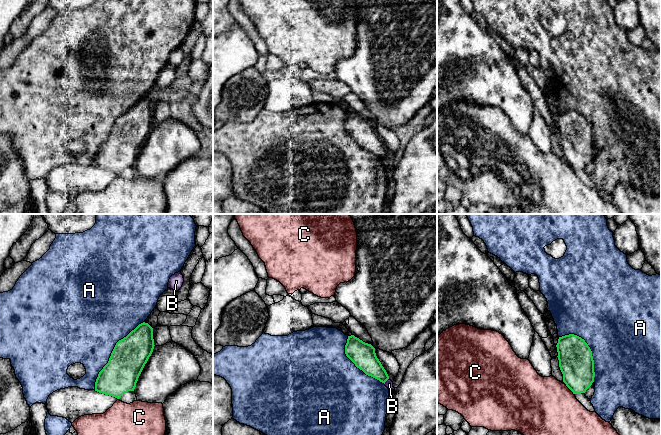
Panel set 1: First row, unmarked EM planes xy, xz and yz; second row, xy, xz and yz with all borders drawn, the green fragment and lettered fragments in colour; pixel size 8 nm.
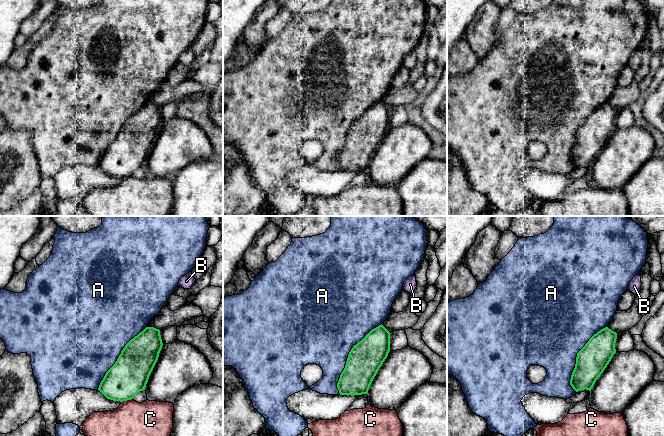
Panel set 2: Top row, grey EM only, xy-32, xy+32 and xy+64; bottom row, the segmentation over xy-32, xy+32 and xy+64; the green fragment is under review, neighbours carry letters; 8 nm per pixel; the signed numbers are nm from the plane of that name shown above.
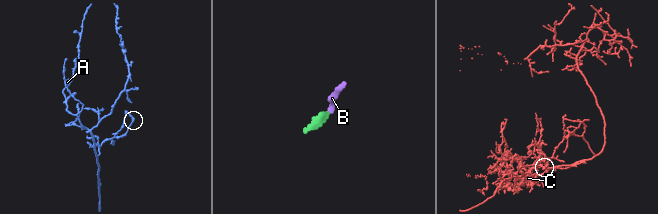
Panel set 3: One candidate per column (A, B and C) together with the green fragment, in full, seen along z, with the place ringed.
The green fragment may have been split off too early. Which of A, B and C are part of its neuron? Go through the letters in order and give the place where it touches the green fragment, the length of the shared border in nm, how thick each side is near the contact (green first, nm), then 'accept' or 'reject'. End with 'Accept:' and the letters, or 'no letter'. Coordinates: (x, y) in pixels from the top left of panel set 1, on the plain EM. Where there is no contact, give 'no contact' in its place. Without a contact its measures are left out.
A: xy (112, 128) | 700 nm | 280/480 nm | reject
B: xz (386, 156) | 60 nm | 190/60 nm | accept
C: yz (570, 165) | 100 nm | 280/500 nm | reject
Accept: B

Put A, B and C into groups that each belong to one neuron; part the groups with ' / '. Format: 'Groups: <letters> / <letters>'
Groups: A / B / C

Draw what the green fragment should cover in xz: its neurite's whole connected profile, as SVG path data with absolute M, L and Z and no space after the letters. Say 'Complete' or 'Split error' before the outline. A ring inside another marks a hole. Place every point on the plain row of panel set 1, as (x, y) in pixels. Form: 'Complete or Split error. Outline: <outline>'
Split error. Outline: M354 111L348 112L345 130L366 151L384 159L389 166L395 165L371 120L363 118Z

